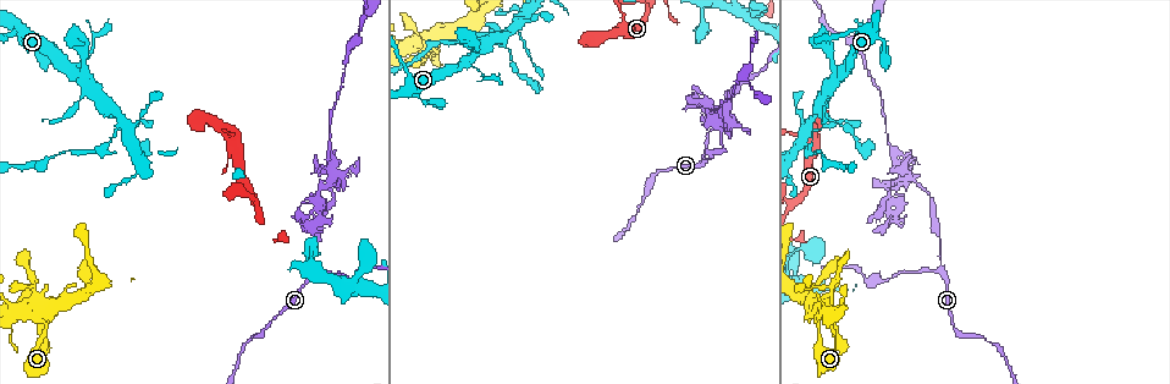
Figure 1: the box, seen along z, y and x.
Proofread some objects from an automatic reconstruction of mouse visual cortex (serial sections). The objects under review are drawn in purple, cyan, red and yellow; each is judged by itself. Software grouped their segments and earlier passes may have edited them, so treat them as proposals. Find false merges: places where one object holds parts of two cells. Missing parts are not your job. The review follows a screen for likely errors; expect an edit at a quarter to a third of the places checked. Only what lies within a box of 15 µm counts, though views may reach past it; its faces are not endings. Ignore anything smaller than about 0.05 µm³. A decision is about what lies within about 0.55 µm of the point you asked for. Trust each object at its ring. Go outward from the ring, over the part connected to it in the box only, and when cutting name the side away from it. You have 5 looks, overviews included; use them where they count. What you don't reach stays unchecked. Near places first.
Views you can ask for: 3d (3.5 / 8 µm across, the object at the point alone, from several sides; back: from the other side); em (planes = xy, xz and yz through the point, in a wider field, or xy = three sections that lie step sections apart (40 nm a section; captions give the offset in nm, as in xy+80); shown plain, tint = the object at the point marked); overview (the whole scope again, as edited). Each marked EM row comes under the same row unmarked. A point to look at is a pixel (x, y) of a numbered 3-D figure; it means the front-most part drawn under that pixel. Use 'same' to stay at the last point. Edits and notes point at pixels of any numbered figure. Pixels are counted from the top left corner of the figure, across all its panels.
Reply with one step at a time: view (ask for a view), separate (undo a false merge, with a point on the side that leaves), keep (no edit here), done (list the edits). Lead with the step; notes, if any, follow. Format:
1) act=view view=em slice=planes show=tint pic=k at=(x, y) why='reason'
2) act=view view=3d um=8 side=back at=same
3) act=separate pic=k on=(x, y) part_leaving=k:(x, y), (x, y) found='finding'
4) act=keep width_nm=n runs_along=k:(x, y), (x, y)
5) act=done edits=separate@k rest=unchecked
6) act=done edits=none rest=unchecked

act=view view=3d um=3.5 pic=1 at=(843, 73) why='a narrow waist'

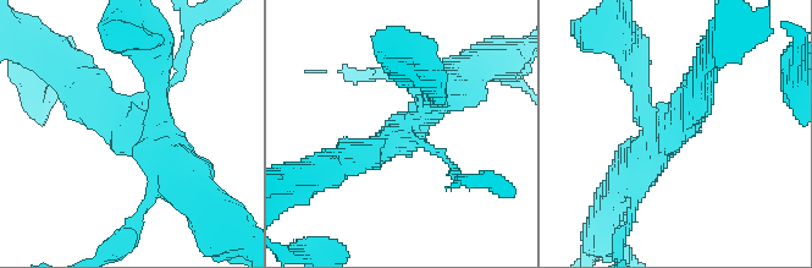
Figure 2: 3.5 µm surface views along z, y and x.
act=view view=em slice=xy step=1 show=tint pic=2 at=(410, 126) arms=4 arm_widths_nm=100,250,400,500

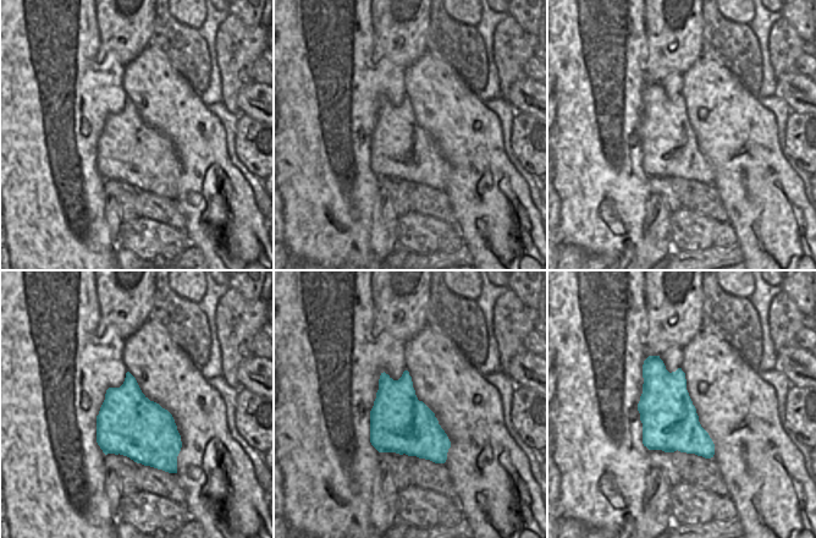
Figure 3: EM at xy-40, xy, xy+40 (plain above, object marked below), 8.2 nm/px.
act=keep runs_along=2:(83, 80), (184, 185) found='all the same cell'

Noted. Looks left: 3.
act=view view=3d um=3.5 pic=1 at=(422, 48) why='abrupt turn'

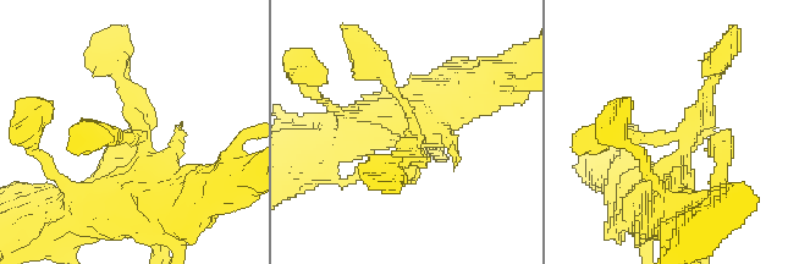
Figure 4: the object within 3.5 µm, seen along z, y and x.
act=view view=em slice=xy step=1 show=tint pic=4 at=(143, 135) why='now the EM'

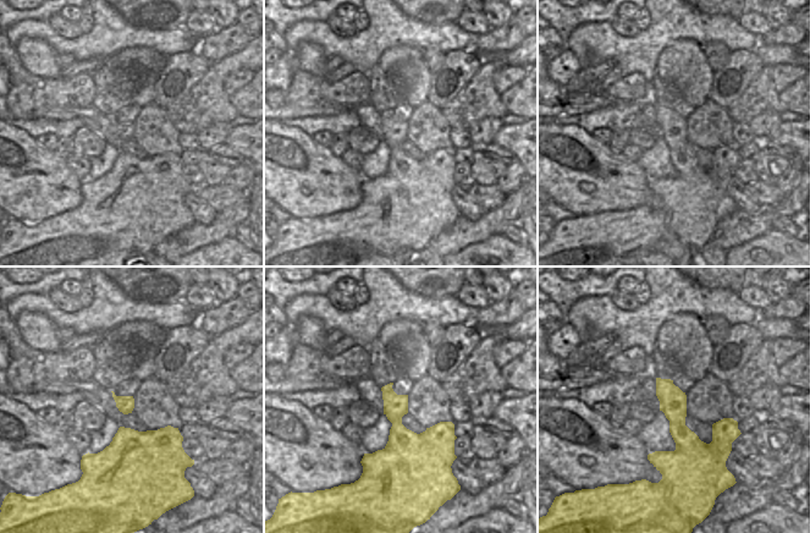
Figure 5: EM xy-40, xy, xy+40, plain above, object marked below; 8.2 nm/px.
act=keep arm_widths_nm=150,150,500 runs_along=4:(649, 201), (687, 148), (715, 70) found='continuous, no second cell'

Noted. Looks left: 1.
act=done edits=none rest=unchecked

